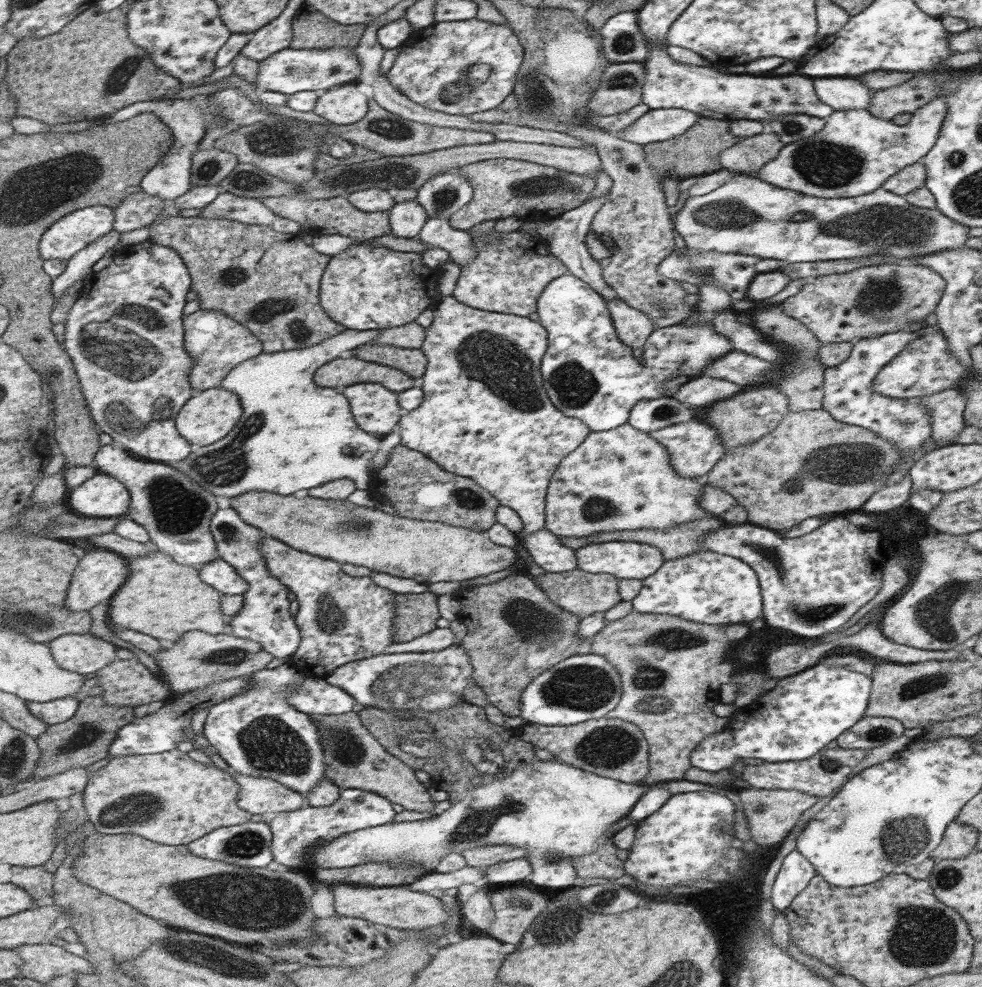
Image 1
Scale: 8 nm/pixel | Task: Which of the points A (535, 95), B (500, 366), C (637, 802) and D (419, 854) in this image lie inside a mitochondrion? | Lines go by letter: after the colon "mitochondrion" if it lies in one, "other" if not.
A: mitochondrion
B: mitochondrion
C: other
D: mitochondrion

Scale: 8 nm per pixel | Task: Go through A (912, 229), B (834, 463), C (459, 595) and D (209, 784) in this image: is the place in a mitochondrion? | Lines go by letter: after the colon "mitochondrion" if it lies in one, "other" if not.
A: mitochondrion
B: mitochondrion
C: other
D: other

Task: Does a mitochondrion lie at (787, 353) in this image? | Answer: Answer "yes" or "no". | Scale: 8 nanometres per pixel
no

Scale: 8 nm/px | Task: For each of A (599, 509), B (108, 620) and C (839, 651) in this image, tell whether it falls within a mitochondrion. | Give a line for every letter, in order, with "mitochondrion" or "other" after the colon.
A: mitochondrion
B: other
C: other

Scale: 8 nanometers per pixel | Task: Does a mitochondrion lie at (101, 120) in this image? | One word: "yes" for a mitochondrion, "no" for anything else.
no

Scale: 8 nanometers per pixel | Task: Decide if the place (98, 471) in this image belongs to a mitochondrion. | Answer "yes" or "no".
no

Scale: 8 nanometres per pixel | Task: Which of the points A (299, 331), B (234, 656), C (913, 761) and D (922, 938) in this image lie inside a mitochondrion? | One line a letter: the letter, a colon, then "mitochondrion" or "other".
A: mitochondrion
B: mitochondrion
C: other
D: mitochondrion

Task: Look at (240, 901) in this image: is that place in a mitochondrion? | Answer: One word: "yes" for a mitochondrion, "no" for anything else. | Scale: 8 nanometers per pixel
yes

